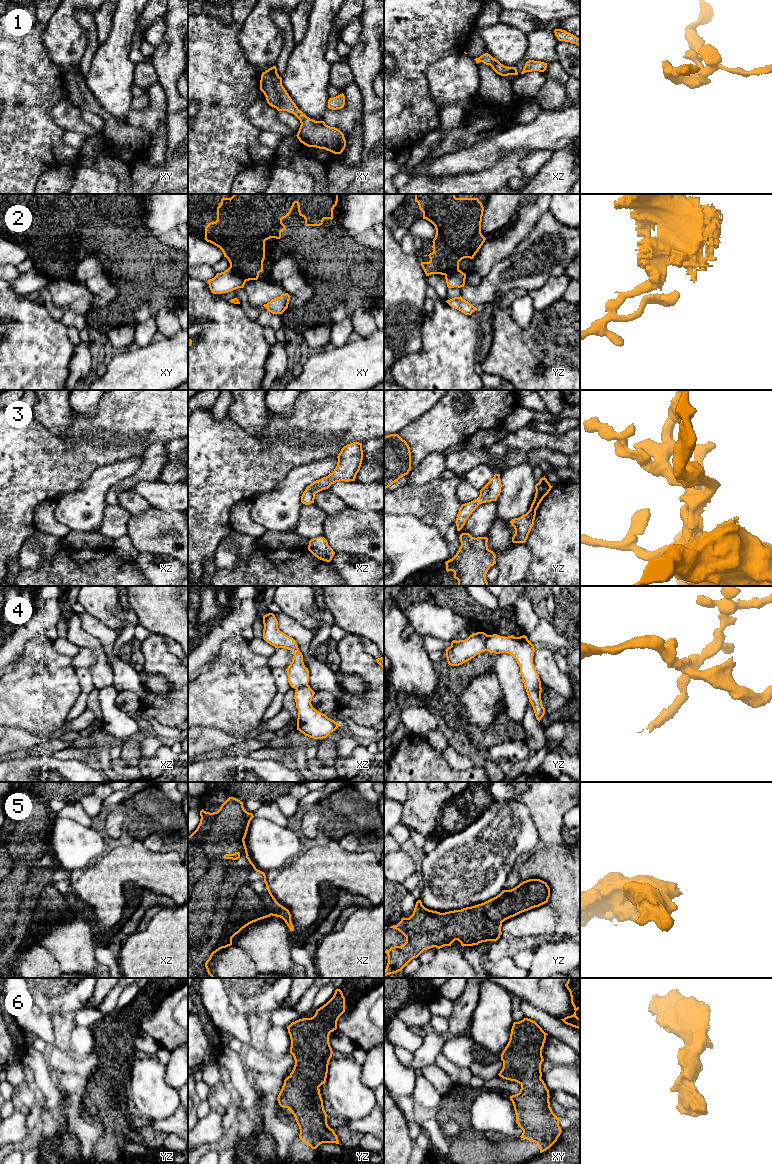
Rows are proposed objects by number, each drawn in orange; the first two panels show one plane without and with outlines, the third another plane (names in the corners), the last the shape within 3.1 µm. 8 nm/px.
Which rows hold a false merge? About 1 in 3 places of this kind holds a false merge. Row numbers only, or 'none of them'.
2, 4

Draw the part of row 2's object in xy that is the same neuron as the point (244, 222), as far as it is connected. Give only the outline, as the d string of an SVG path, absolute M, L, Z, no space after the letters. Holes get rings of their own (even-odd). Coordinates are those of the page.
M234 194L231 198L222 198L217 207L217 220L205 227L205 240L219 247L237 274L246 281L257 280L263 271L265 259L265 241L270 238L281 238L281 232L286 230L282 219L289 216L294 204L298 206L299 215L305 219L306 226L320 226L325 219L333 219L333 209L337 205L340 194Z

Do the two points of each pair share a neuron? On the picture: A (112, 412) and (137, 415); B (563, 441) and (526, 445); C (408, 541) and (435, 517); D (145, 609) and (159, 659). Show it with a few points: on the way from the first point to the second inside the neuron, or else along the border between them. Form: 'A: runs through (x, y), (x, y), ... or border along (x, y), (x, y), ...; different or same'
A: runs through (118, 412), (131, 413); same
B: runs through (554, 441), (535, 441); same
C: border along (406, 513), (434, 526), (444, 537); different
D: border along (153, 632), (159, 633), (162, 636); different

